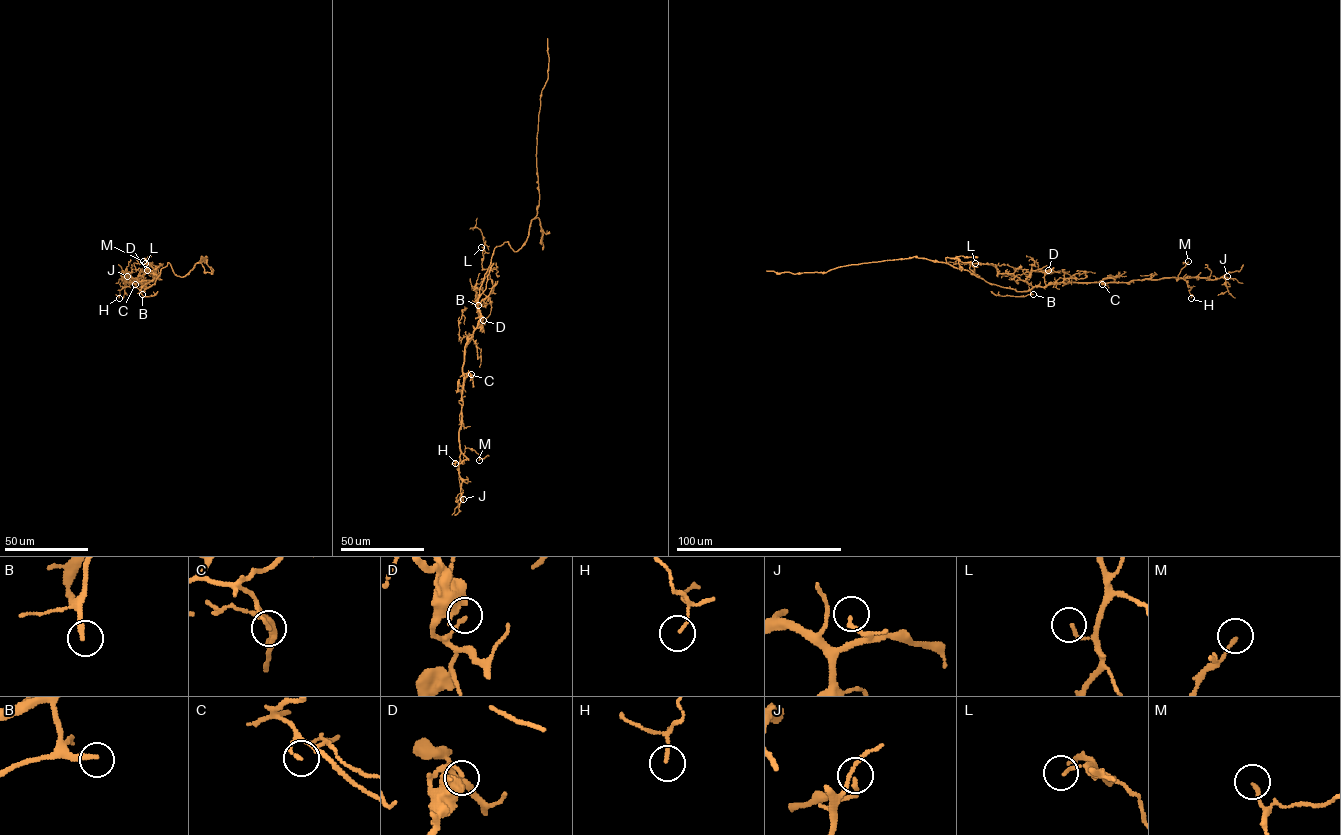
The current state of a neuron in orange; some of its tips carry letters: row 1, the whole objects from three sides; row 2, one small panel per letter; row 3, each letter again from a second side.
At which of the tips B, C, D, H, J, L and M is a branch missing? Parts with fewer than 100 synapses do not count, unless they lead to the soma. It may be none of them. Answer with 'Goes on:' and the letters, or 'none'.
Goes on: B

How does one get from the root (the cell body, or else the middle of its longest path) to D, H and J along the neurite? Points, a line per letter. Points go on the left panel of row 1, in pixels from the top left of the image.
D: (156, 280), (141, 290), (147, 270)
H: (156, 280), (142, 291), (144, 286), (141, 283), (125, 282), (123, 278), (131, 282), (120, 291), (119, 298)
J: (156, 280), (142, 291), (144, 286), (141, 283), (125, 282), (122, 277), (125, 279), (127, 276)

